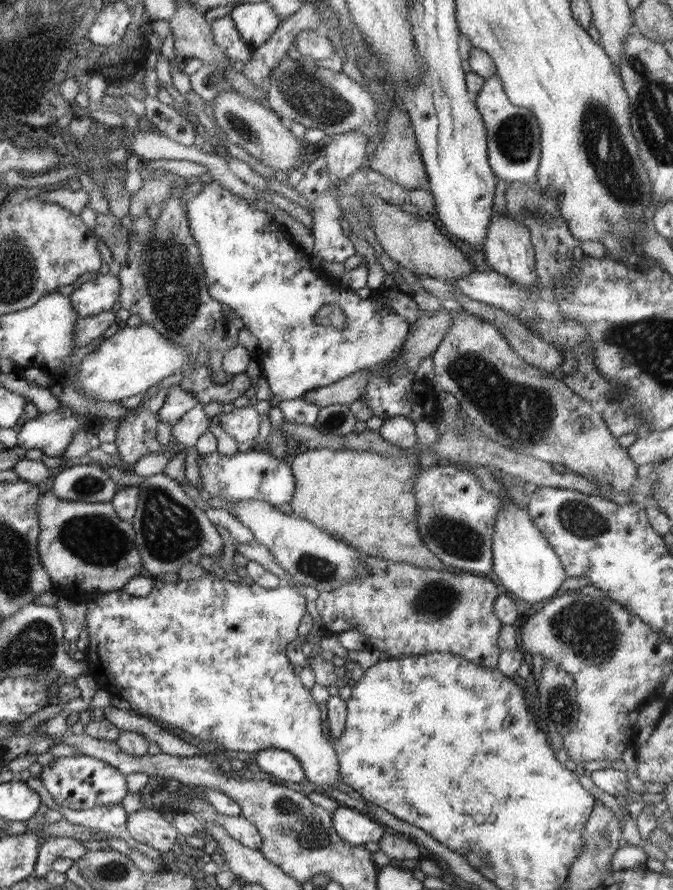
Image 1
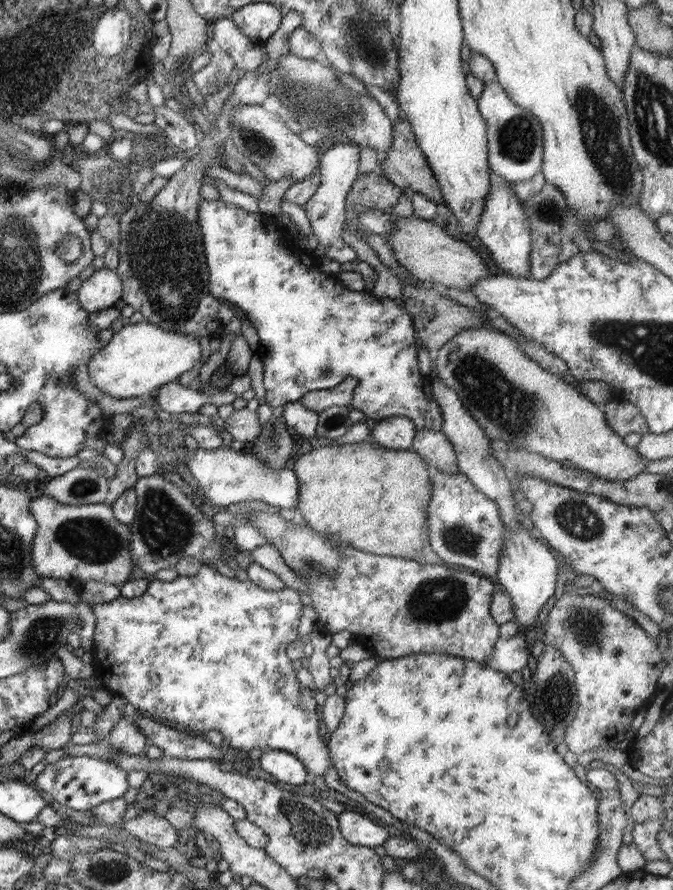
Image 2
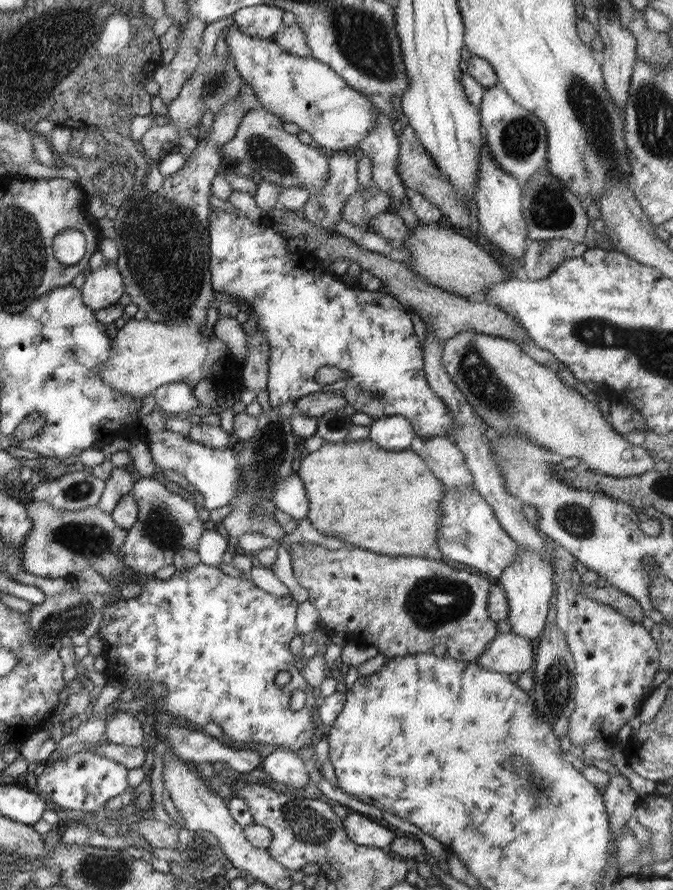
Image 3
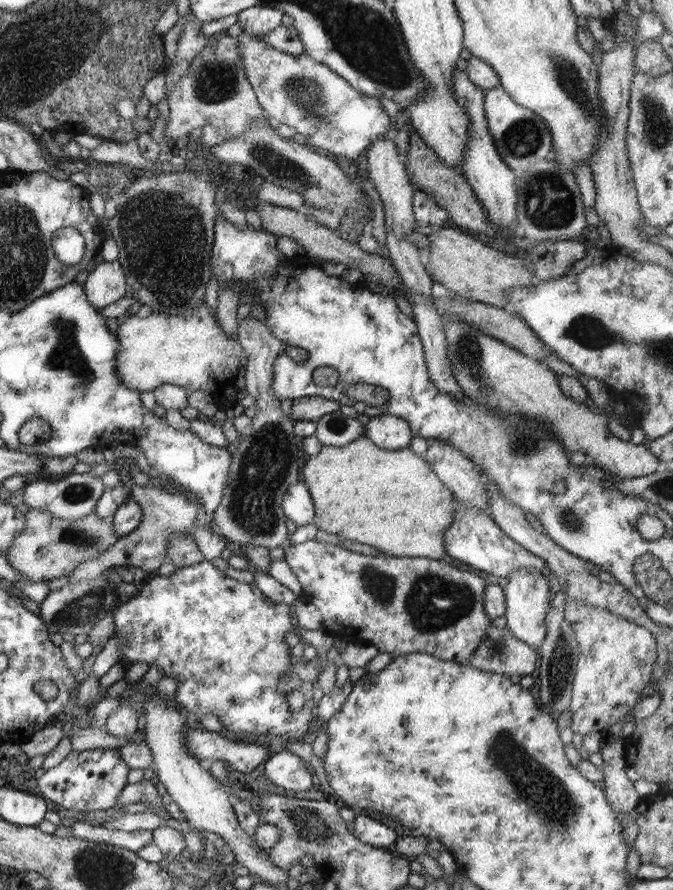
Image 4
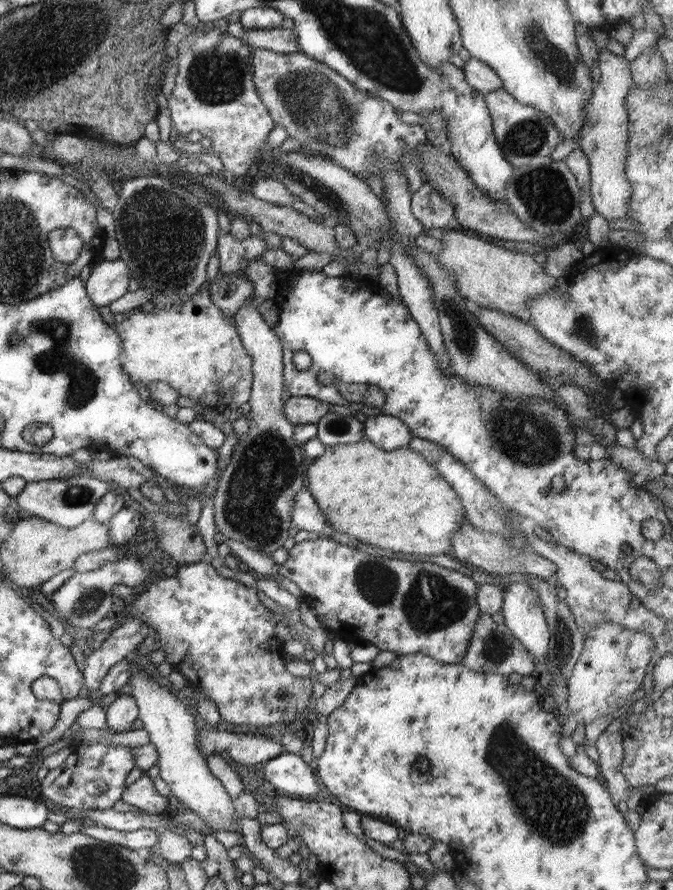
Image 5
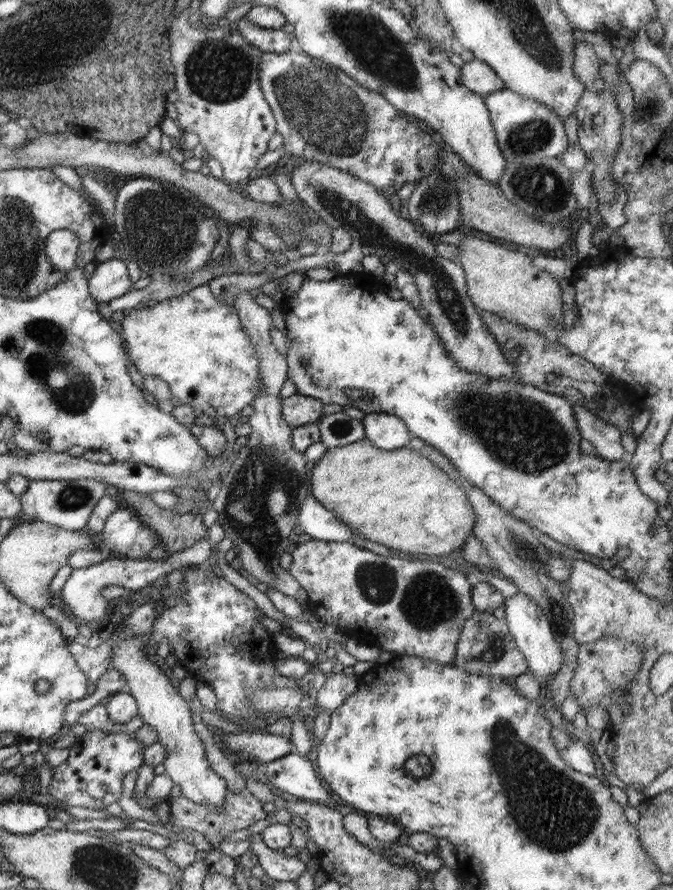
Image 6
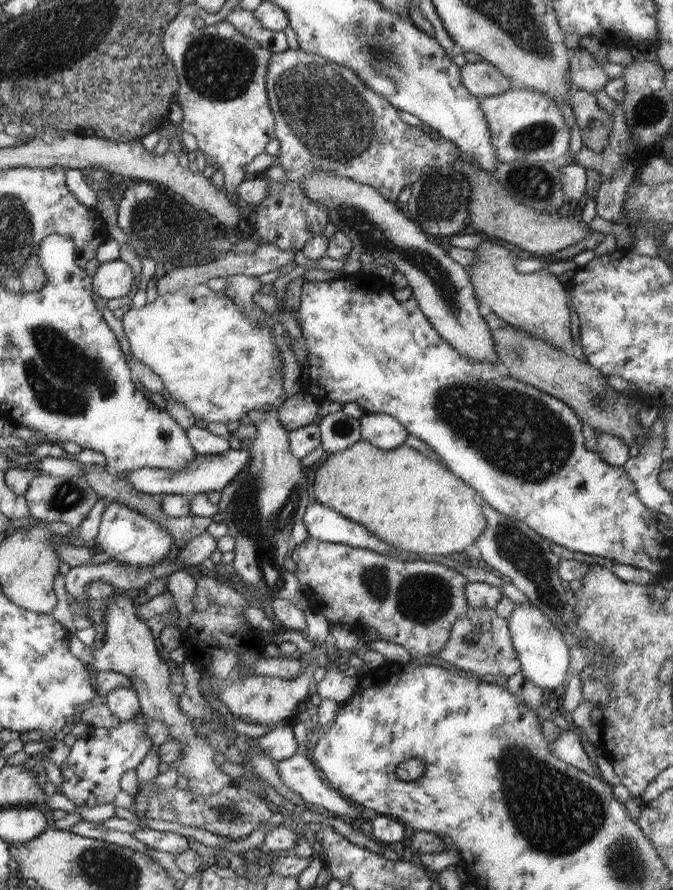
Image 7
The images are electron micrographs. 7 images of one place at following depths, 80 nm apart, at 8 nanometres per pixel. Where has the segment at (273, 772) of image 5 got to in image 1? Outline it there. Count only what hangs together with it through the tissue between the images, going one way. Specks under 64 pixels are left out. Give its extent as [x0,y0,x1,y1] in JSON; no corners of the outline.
[256,748,306,783]

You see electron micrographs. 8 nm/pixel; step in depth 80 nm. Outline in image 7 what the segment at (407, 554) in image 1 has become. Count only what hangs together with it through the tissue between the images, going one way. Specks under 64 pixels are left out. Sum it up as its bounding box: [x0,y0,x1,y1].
[313,439,486,557]

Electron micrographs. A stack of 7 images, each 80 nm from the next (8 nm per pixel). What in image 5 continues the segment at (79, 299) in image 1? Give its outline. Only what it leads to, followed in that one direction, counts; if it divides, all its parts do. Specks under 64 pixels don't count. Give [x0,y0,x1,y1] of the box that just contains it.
[85,260,128,307]

